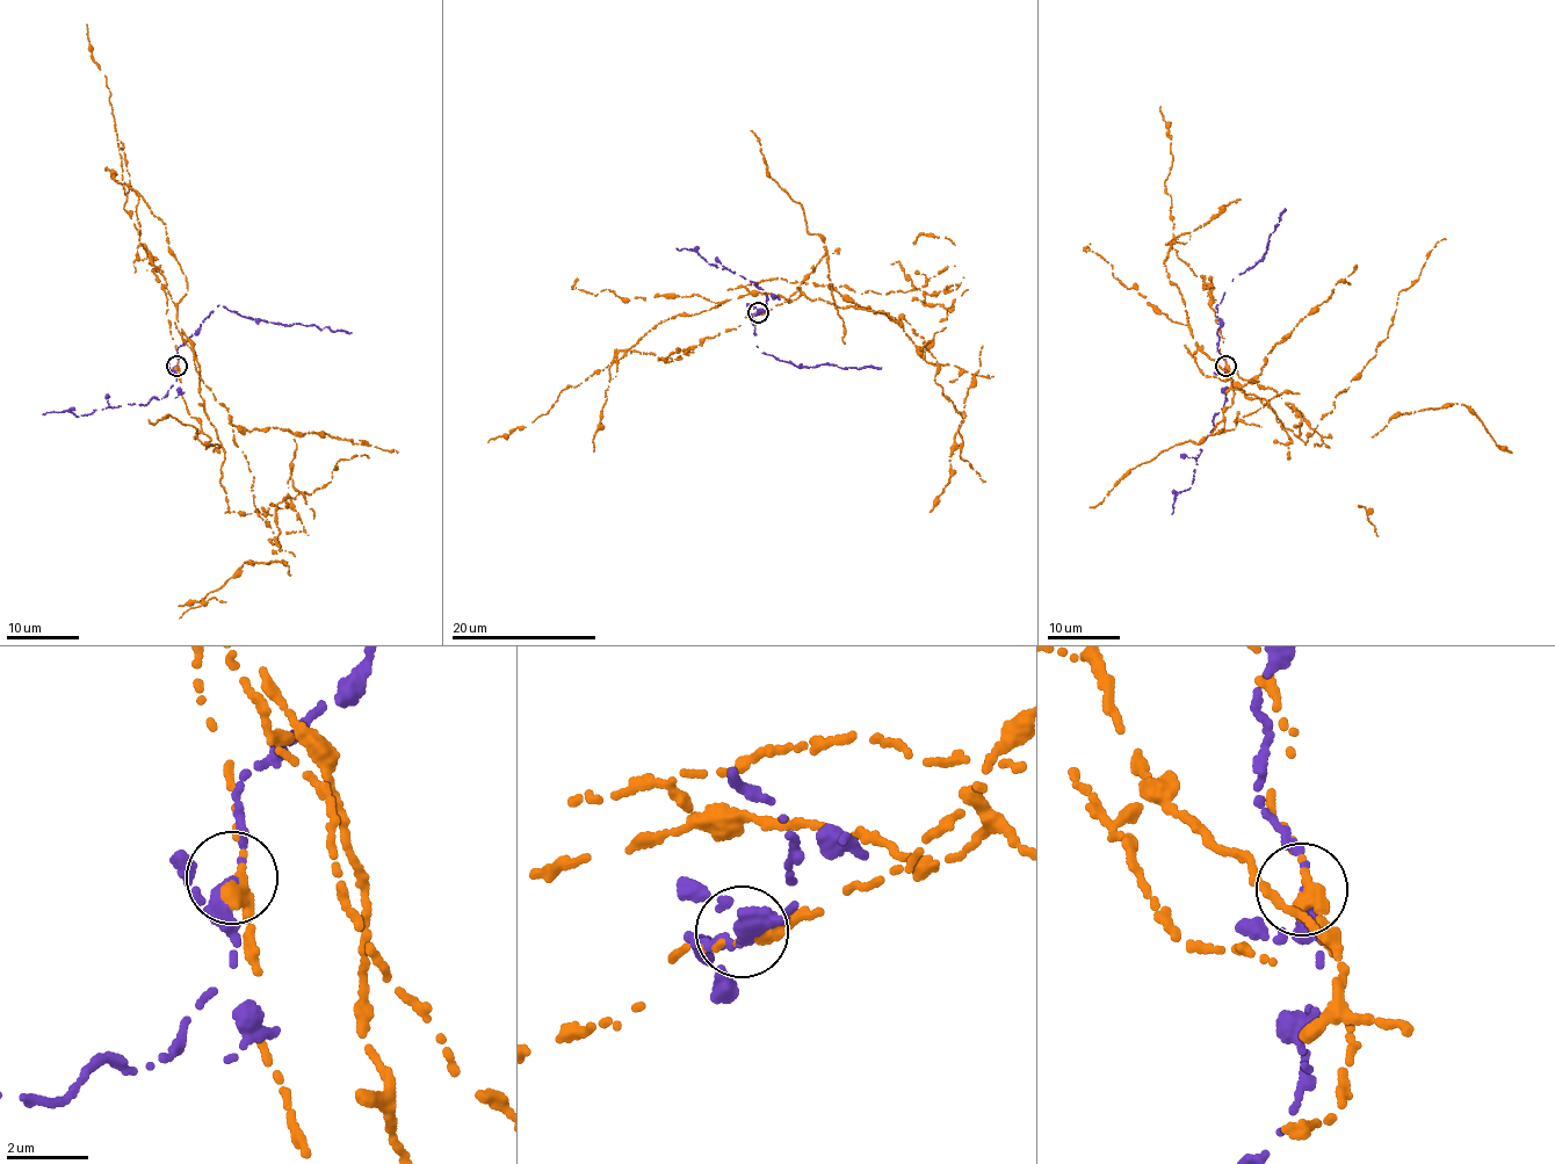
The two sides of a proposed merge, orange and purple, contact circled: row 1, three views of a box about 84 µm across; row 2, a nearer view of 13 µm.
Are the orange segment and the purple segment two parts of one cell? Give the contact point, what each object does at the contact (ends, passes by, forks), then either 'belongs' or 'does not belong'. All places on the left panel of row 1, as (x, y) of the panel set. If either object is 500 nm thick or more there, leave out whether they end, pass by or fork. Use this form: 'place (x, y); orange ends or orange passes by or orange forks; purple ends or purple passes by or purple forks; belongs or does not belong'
place (176, 366); orange ends; purple forks; does not belong

